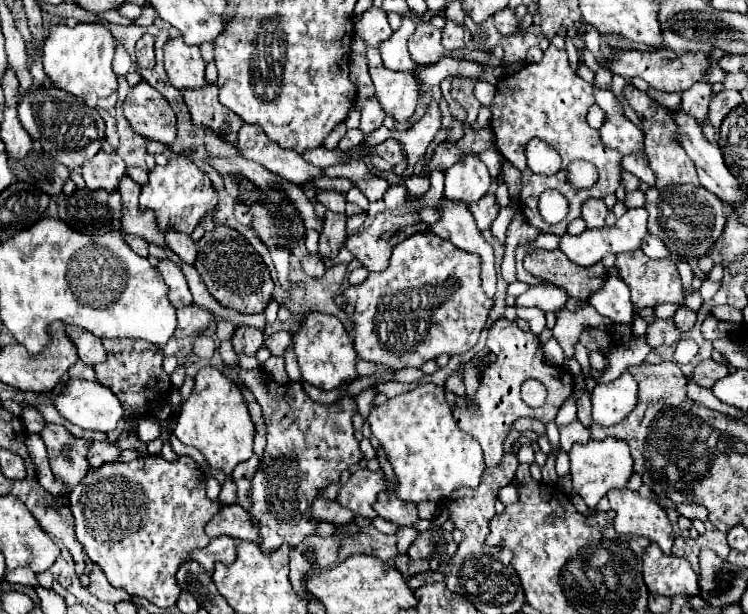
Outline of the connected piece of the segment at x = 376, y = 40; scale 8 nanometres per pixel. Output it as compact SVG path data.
M370 8L362 20L356 24L356 34L370 46L378 48L380 42L388 40L392 36L392 28L388 24L386 12L378 8Z

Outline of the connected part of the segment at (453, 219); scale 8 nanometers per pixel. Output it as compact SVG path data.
M444 198L444 208L440 212L440 222L432 224L434 234L450 240L458 250L474 252L482 258L482 288L488 296L496 292L496 272L494 272L494 250L482 238L476 222L462 202L450 202Z

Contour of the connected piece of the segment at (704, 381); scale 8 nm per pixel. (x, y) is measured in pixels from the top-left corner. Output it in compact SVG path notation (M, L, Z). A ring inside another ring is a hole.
M706 360L694 368L694 382L700 384L702 388L712 388L716 380L728 376L730 370L714 360Z

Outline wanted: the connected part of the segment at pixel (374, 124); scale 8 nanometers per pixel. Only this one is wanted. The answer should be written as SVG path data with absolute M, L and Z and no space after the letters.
M368 98L368 100L356 100L356 106L362 112L362 120L360 120L360 130L364 134L374 132L376 128L382 126L382 120L386 118L386 114L382 112L382 106L378 104L378 98Z

